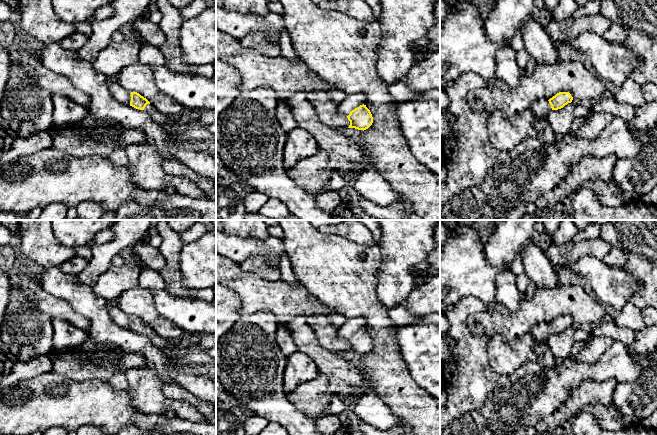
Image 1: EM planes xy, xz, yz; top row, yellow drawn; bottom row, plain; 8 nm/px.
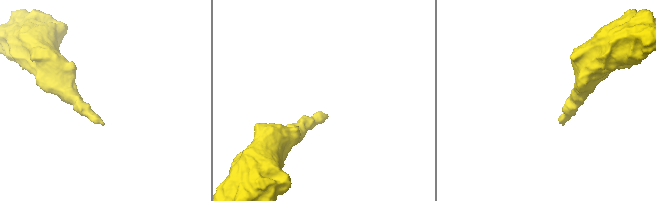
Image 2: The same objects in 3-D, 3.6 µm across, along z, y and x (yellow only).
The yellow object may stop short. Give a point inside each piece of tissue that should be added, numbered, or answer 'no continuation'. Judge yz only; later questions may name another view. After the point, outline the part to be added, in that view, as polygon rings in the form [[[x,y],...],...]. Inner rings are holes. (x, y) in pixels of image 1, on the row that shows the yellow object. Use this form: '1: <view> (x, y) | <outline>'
1: yz (541, 108) | [[[545,98],[534,102],[530,109],[534,113],[536,120],[546,118],[547,115],[552,111],[549,101]]]

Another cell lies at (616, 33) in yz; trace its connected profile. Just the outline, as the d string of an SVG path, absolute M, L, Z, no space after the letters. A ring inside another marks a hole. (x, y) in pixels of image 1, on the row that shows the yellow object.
M612 23L610 28L601 34L609 42L623 43L627 38L624 28L616 23Z

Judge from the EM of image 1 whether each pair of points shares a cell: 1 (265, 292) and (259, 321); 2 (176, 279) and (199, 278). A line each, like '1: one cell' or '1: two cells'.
1: two cells
2: two cells

